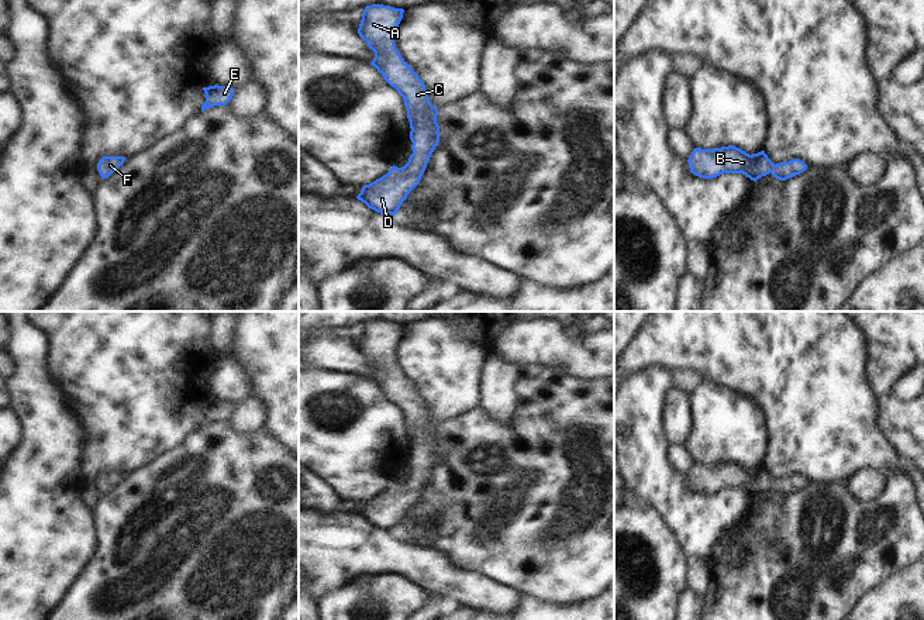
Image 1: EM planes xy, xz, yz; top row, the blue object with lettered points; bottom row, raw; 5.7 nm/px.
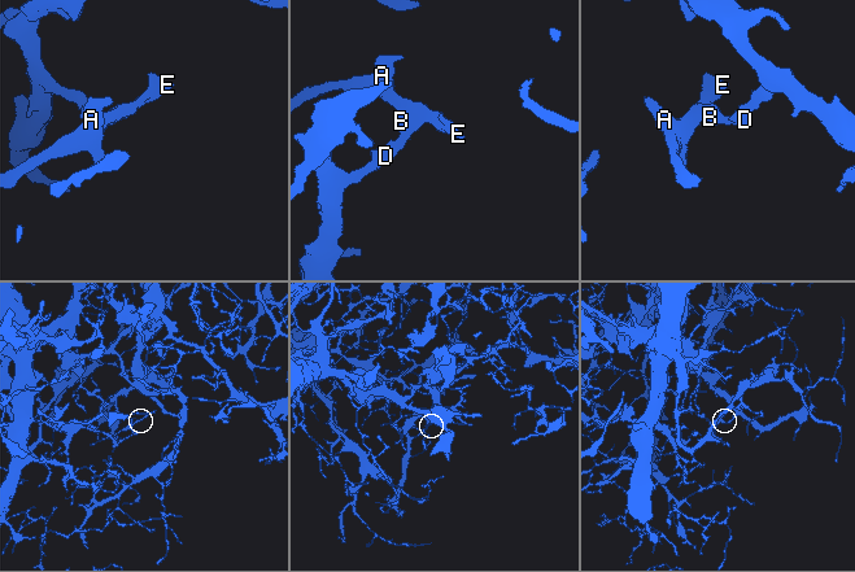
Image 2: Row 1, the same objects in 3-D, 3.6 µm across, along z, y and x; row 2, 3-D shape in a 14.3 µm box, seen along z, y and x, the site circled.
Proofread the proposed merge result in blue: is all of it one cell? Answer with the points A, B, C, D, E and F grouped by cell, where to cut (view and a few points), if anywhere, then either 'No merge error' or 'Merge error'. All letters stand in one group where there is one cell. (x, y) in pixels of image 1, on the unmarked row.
Groups: A B C D E F. No split. No merge error.

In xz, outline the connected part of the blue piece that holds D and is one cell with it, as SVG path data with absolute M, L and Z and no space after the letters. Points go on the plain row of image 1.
M383 320L366 321L358 344L359 352L375 368L372 382L404 416L410 437L413 469L403 483L392 485L365 500L358 516L380 530L396 530L408 509L420 499L428 473L439 458L438 424L430 418L424 397L401 373L394 349L403 334L403 324Z

